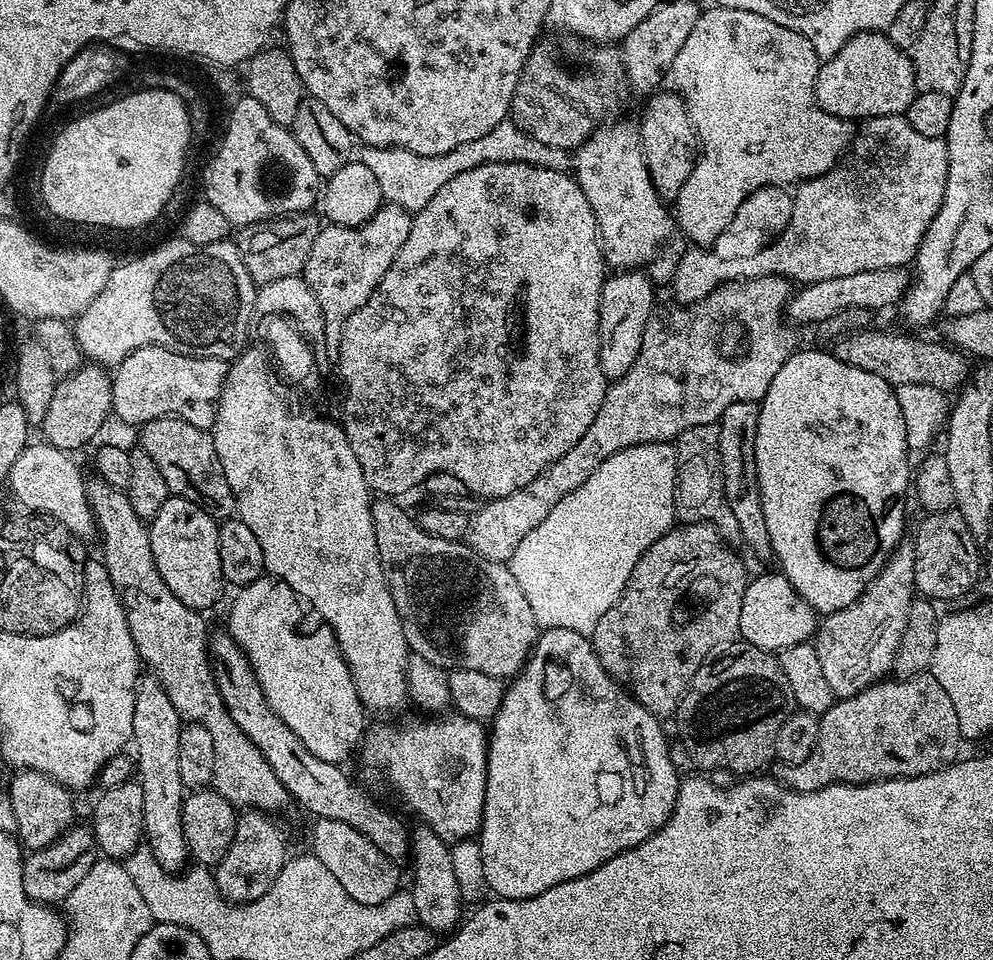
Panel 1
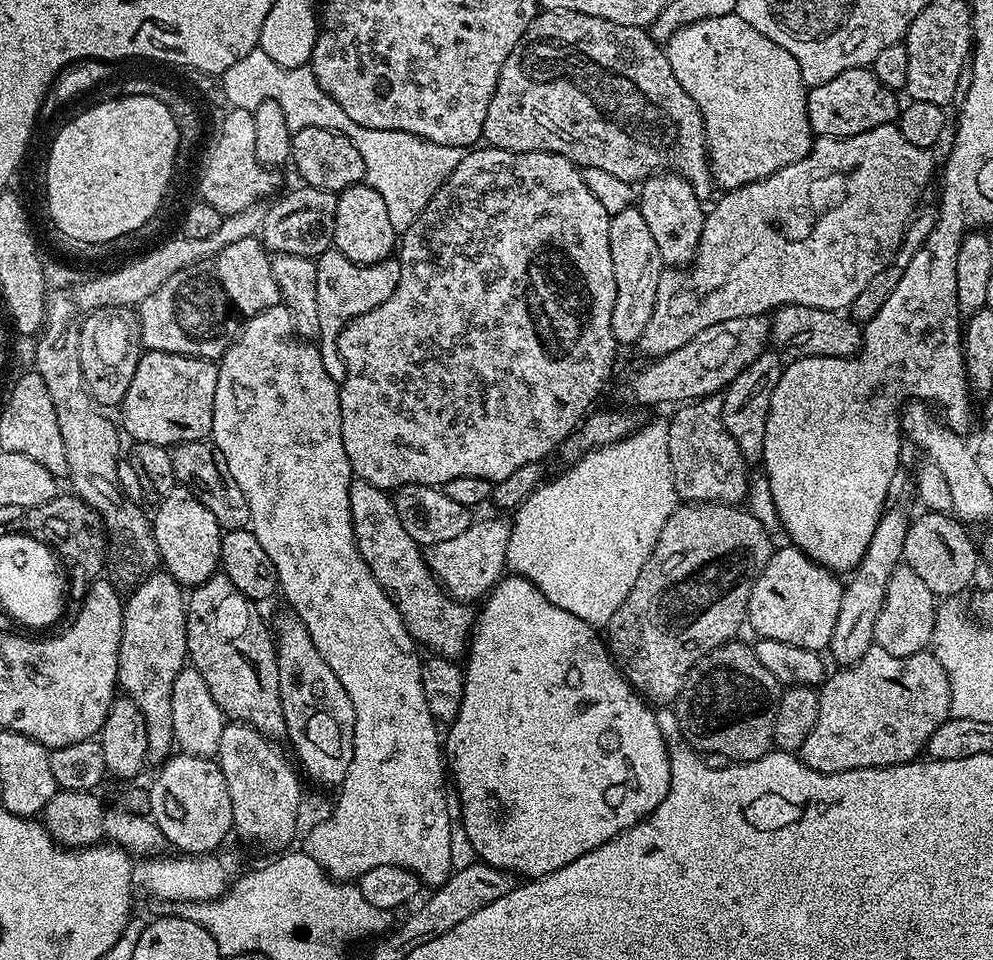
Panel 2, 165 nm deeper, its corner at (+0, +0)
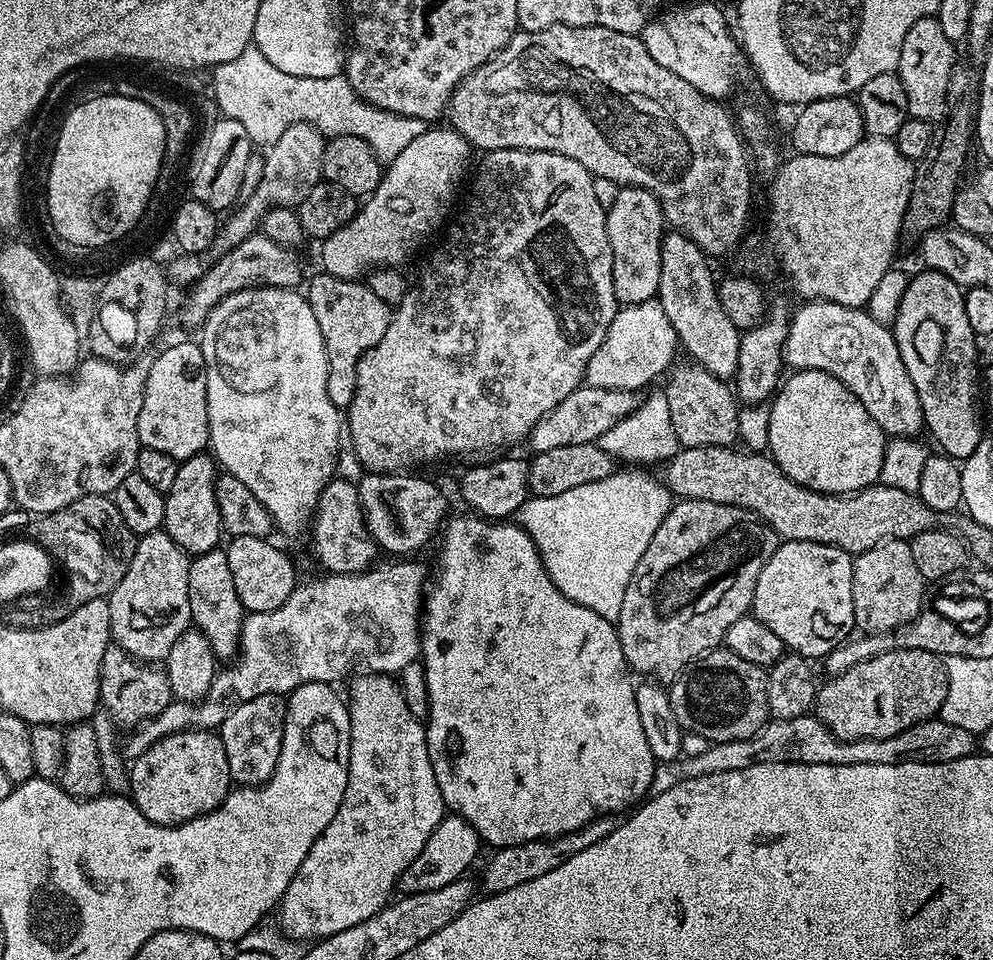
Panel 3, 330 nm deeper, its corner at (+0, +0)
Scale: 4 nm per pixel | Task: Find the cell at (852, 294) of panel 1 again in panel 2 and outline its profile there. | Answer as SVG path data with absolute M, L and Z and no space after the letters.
M767 315L739 316L730 322L706 326L686 346L678 346L665 356L655 357L632 380L632 400L636 404L672 404L699 402L724 389L754 358L758 358L770 344L770 320Z

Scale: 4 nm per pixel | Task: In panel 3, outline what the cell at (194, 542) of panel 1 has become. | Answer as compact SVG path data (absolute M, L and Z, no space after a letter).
M201 454L188 460L179 461L180 469L174 478L174 486L164 497L163 531L189 557L201 556L221 543L220 511L216 497L216 477L218 465L211 455Z

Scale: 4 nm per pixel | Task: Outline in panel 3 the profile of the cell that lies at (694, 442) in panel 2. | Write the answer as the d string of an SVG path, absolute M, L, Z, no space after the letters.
M677 363L670 372L672 381L662 388L666 402L670 402L670 423L674 426L678 442L685 448L735 445L740 417L735 391L725 381L711 376L699 364L687 363Z

